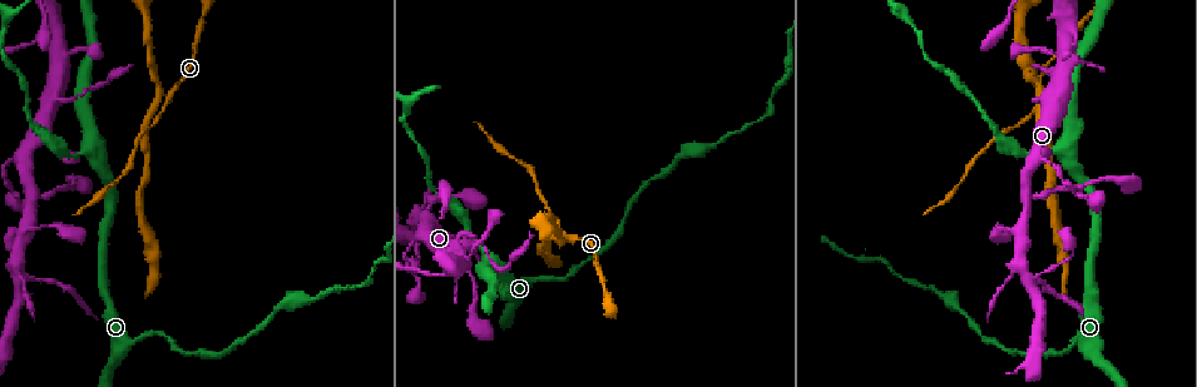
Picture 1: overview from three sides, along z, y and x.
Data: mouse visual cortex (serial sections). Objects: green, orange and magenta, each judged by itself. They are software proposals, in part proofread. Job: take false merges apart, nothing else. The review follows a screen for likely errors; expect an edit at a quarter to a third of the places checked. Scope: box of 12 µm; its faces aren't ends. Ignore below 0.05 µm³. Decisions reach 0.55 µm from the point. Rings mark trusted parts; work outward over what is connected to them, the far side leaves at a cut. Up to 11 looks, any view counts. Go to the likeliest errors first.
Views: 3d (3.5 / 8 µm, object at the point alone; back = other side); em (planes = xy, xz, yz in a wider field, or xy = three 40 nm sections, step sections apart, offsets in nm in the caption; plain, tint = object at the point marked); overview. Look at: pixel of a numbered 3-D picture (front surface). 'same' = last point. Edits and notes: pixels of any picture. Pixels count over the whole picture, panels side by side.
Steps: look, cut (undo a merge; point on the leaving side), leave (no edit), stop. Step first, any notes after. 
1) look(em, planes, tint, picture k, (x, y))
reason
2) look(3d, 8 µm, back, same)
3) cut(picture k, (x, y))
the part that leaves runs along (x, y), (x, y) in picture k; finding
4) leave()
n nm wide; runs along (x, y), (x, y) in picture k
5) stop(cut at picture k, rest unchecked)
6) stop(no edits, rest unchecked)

look(3d, 8 µm, picture 1, (160, 96))
narrows sharply

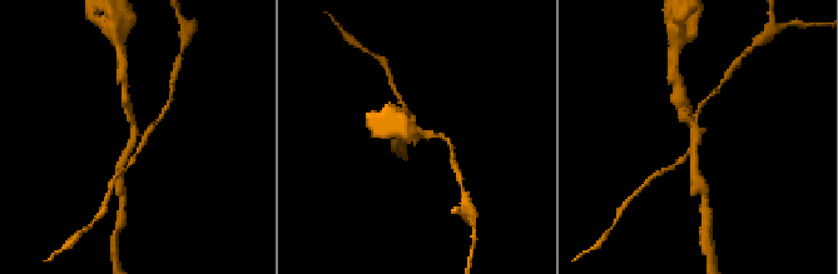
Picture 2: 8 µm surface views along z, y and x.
look(em, xy, step 5, tint, picture 2, (137, 134))

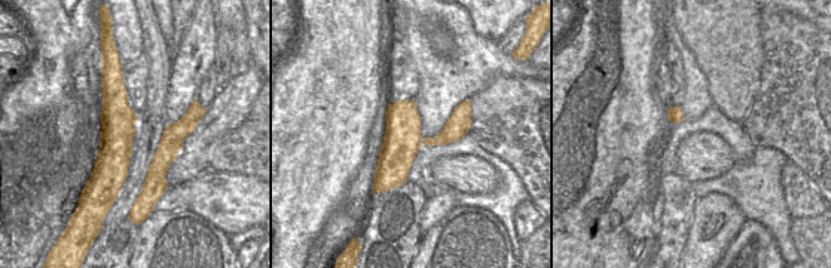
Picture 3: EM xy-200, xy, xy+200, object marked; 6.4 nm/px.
cut(picture 2, (688, 115))
4 arms; the part that leaves runs along (699, 135), (693, 147), (698, 183) in picture 2; two cells meet here

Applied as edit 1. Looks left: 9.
look(overview)
see it whole again

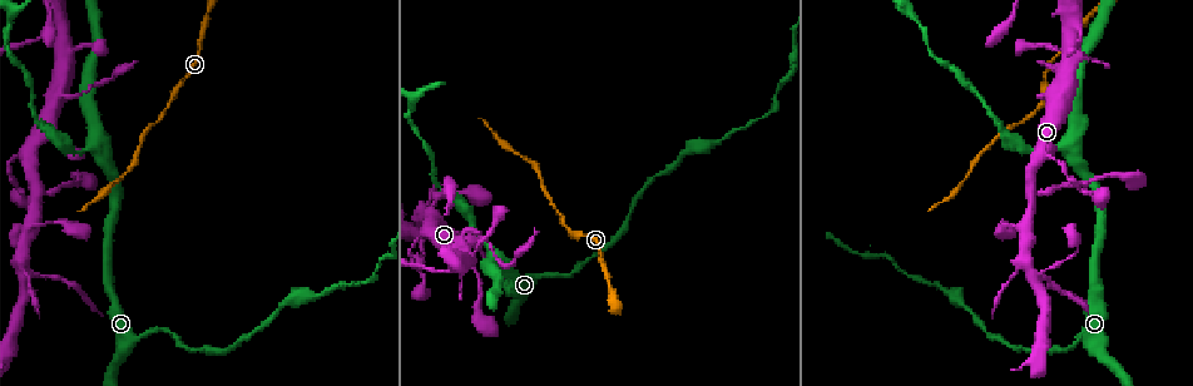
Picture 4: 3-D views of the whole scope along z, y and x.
look(3d, 8 µm, picture 4, (1051, 98))
abrupt turn

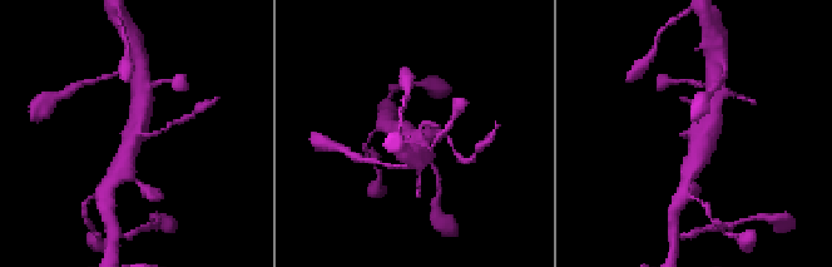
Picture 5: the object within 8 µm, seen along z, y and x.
look(3d, 3.5 µm, picture 5, (693, 135))
closer look

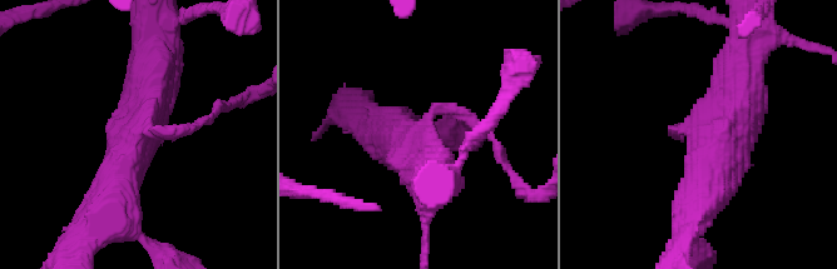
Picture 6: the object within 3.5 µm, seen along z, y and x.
cut(picture 6, (204, 120))
arms of 150, 500, 600 nm; the part that leaves runs along (153, 130), (188, 130), (234, 103) in picture 6; a second cell is stuck on

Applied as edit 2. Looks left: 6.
look(3d, 3.5 µm, back, picture 4, (1031, 188))

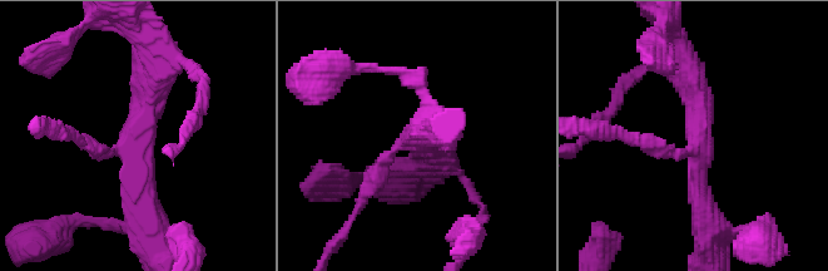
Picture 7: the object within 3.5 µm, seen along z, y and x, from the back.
look(em, xy, step 1, tint, picture 7, (698, 143))

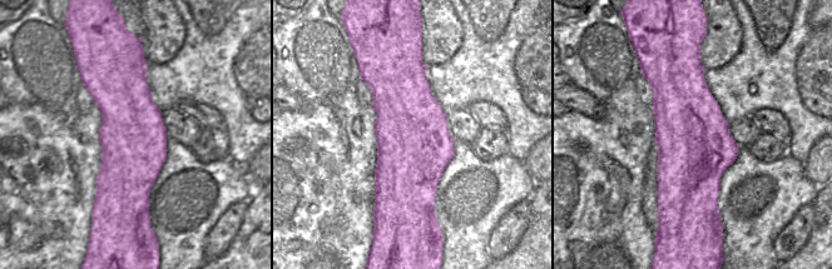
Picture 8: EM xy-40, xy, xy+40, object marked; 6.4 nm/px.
leave()
3 arms; runs along (124, 56), (129, 205), (139, 222) in picture 8; one cell here

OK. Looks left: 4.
look(3d, 8 µm, picture 4, (90, 147))
three arms meet

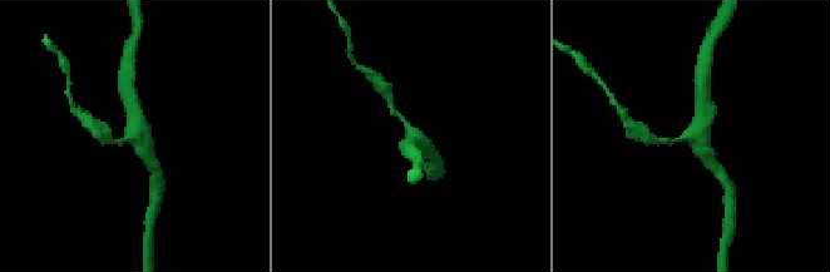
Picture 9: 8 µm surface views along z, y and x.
look(3d, 3.5 µm, picture 9, (687, 135))
zoom in

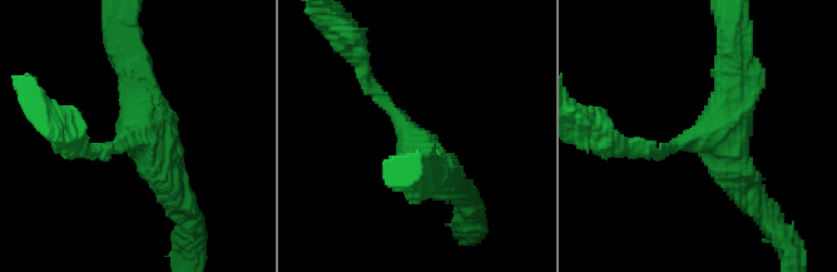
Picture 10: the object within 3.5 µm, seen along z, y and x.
leave()
arms of 150, 350, 450 nm; runs along (183, 201), (140, 134), (129, 58) in picture 10; continuous, no second cell

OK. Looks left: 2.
look(3d, 8 µm, picture 4, (21, 272))
looks like a crossing

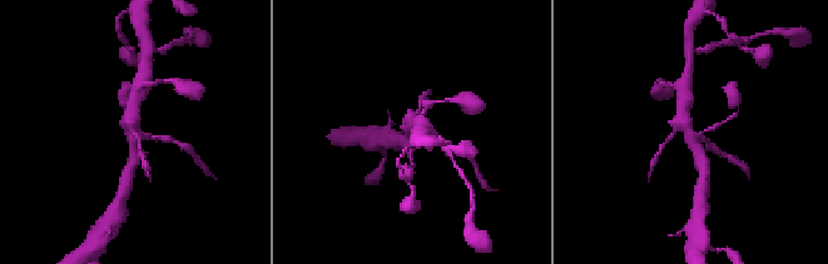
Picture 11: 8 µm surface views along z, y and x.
look(em, xy, step 2, tint, picture 11, (690, 132))

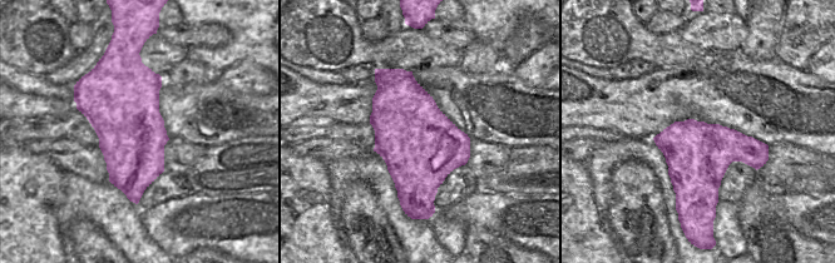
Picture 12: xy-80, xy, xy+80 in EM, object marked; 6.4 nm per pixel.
cut(picture 11, (709, 147))
the part that leaves runs along (152, 137), (177, 142), (193, 152) in picture 11; two cells meet here

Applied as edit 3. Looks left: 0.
stop(cut at picture 2, cut at picture 6, cut at picture 11, rest unchecked)

